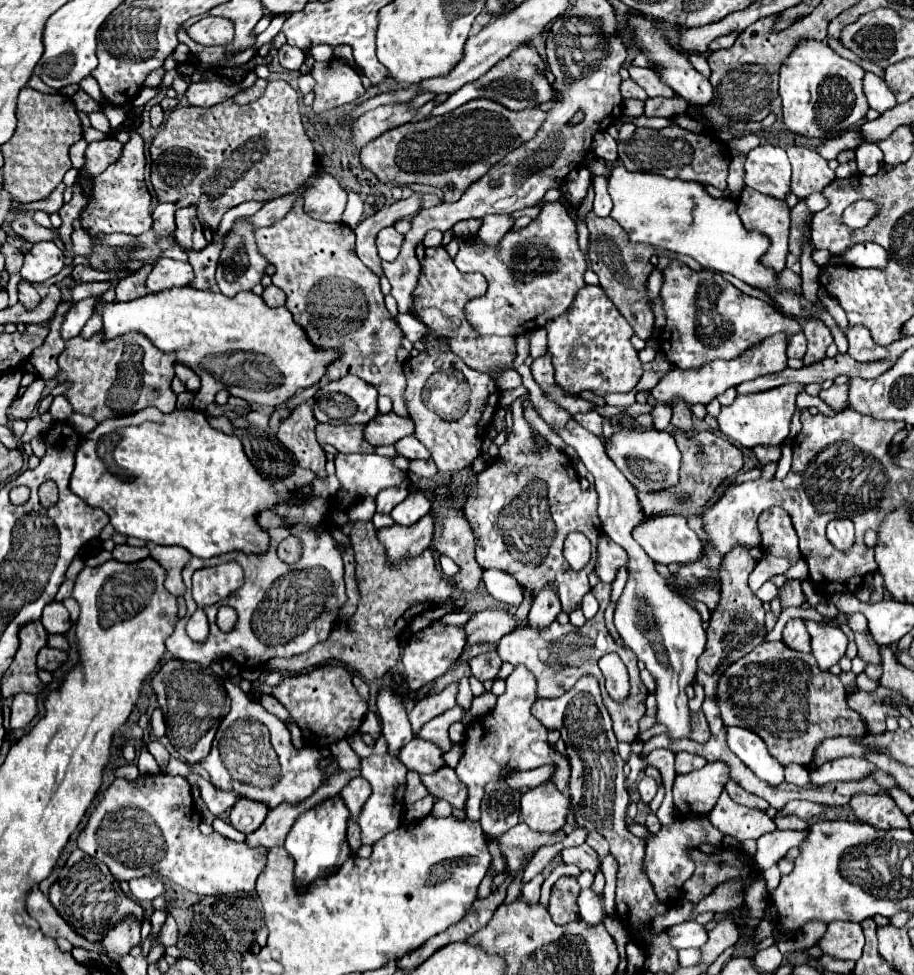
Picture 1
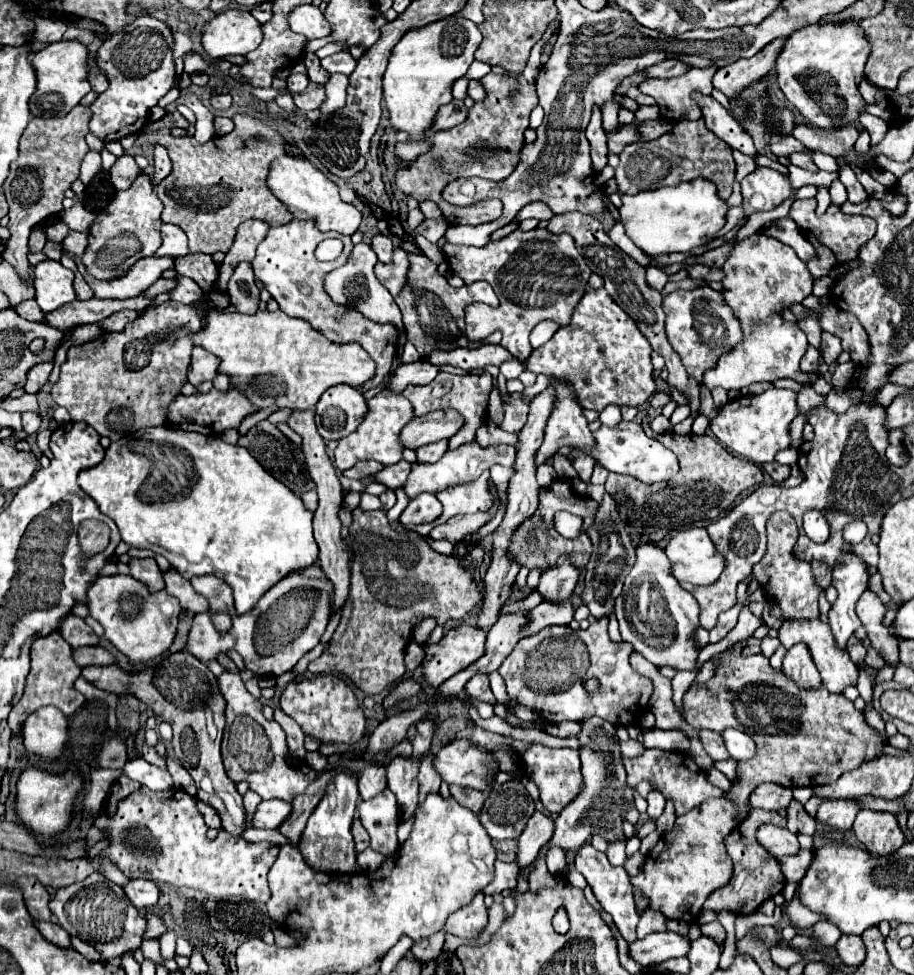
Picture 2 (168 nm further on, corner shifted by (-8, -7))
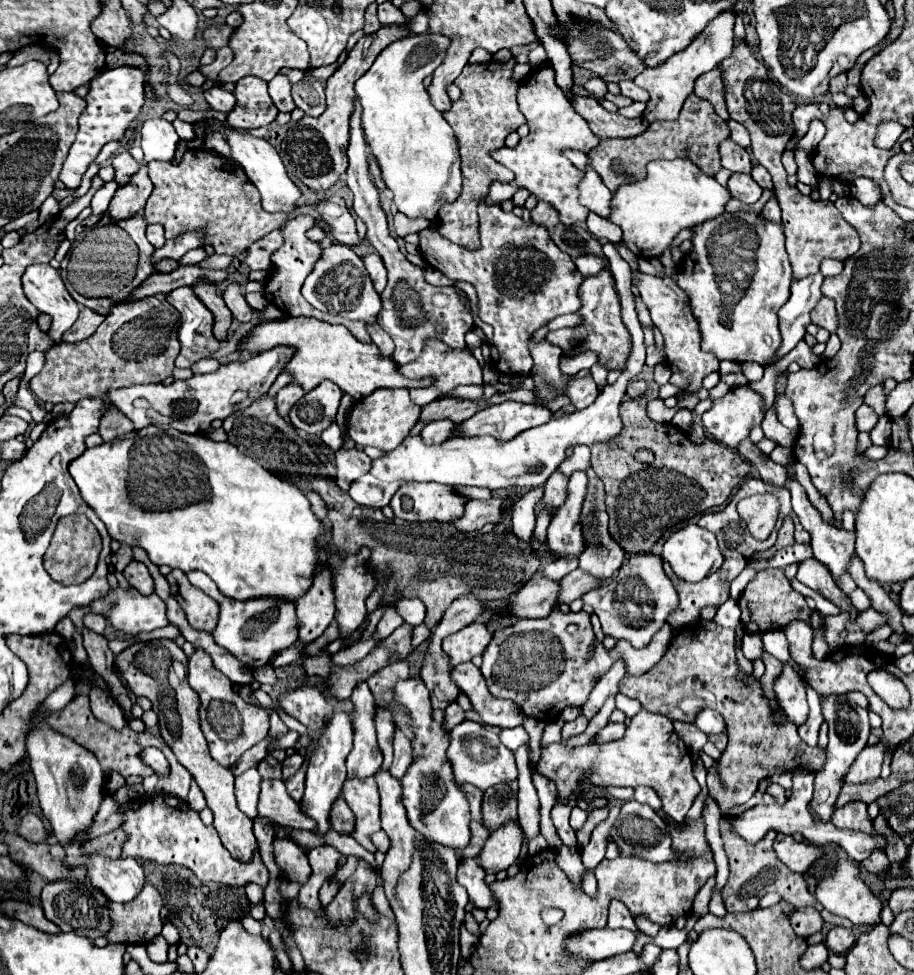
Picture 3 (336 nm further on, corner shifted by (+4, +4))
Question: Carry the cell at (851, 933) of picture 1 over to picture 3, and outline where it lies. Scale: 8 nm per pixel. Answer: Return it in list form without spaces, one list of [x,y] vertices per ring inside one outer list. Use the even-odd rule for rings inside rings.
[[[834,926],[830,928],[828,936],[826,936],[826,946],[834,952],[834,954],[846,954],[852,944],[856,942],[856,936],[850,928],[842,928],[842,926]]]

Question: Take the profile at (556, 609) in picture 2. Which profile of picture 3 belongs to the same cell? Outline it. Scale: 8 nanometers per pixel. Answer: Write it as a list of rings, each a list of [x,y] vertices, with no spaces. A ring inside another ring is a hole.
[[[574,570],[570,574],[566,574],[564,578],[560,578],[560,590],[558,590],[558,604],[570,604],[572,600],[580,598],[584,592],[598,588],[596,580],[592,580],[592,576],[588,576],[586,572]]]

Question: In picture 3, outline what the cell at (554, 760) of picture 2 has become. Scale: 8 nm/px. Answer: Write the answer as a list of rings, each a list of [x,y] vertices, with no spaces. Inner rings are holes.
[[[642,708],[630,726],[626,728],[624,738],[608,744],[584,744],[568,748],[564,742],[554,742],[542,748],[542,756],[536,764],[536,772],[552,780],[558,788],[558,796],[566,802],[578,800],[590,786],[652,786],[662,800],[664,812],[682,822],[692,802],[700,794],[700,784],[692,774],[692,756],[688,746],[676,736],[672,720],[662,714],[648,712]],[[590,774],[582,784],[582,776]]]

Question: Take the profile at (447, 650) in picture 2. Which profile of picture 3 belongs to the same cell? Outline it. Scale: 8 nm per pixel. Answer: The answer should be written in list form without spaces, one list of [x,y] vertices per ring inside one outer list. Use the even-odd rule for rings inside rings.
[[[472,622],[470,626],[462,628],[456,634],[450,634],[442,642],[442,650],[450,658],[452,666],[458,666],[462,662],[470,662],[474,656],[480,656],[488,642],[492,640],[486,624]]]

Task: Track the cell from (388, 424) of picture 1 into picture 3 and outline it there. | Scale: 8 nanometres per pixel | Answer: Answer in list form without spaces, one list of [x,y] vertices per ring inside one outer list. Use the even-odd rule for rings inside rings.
[[[436,398],[422,406],[418,422],[434,422],[444,418],[452,422],[464,422],[486,406],[488,406],[488,400],[482,400],[480,404],[476,404],[466,398]]]

